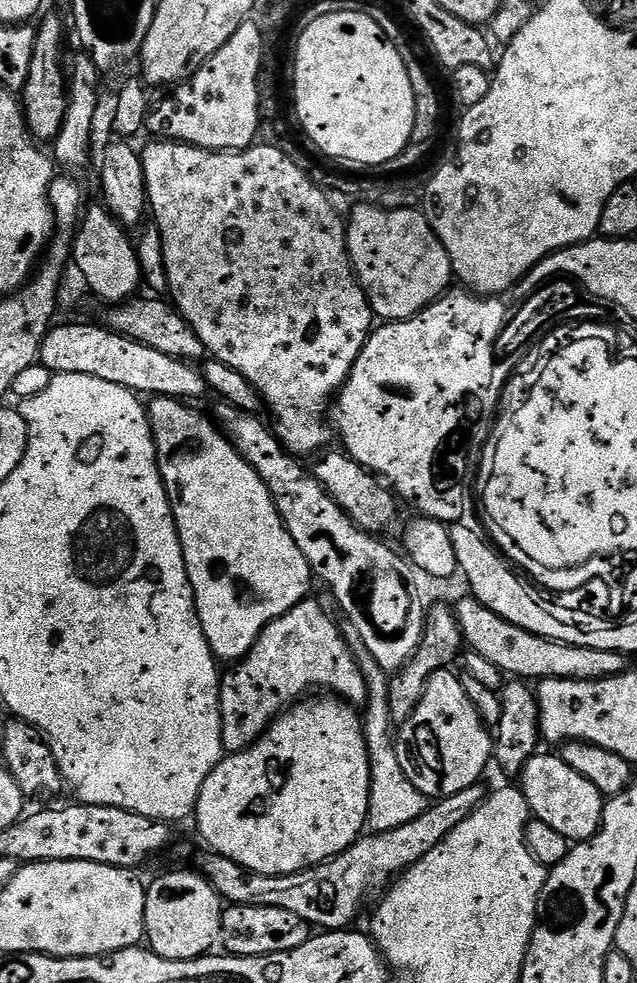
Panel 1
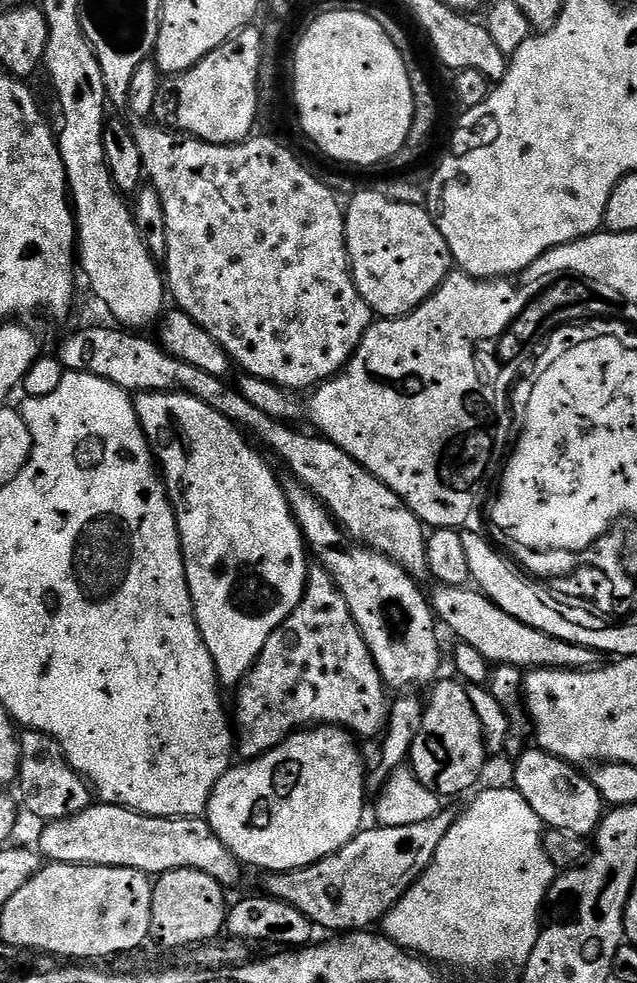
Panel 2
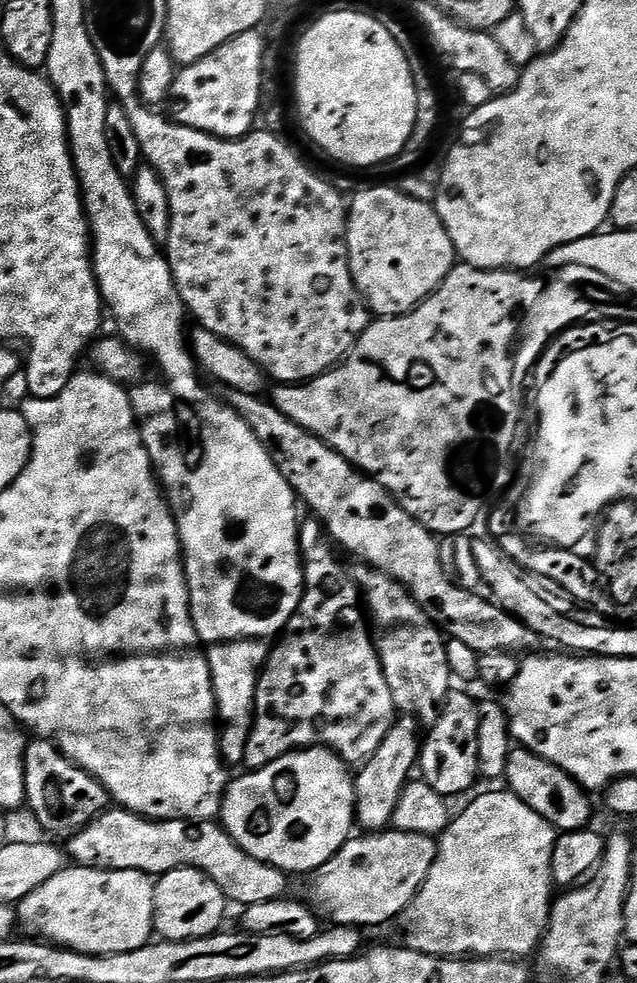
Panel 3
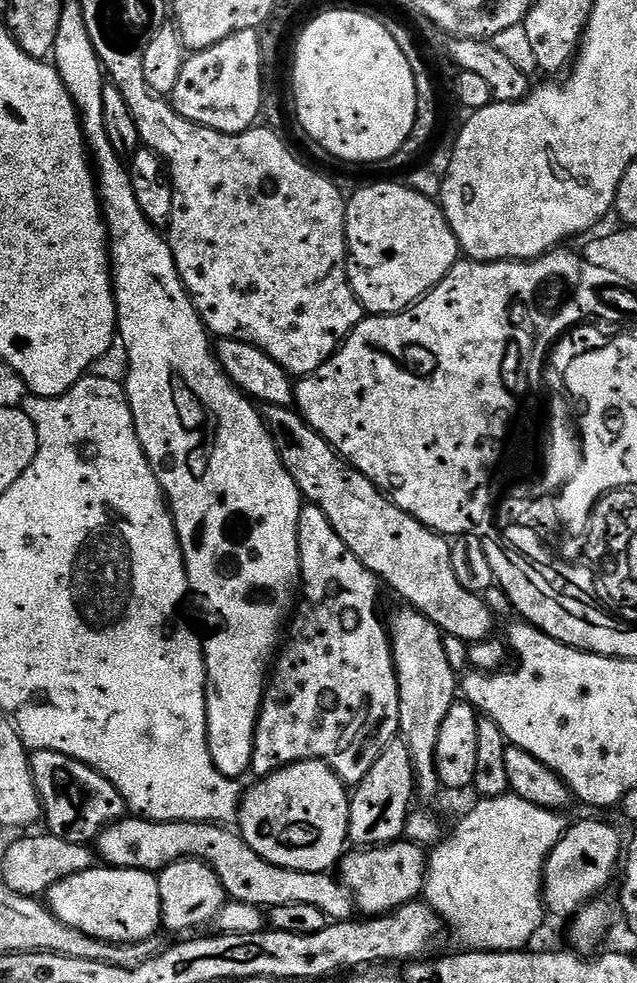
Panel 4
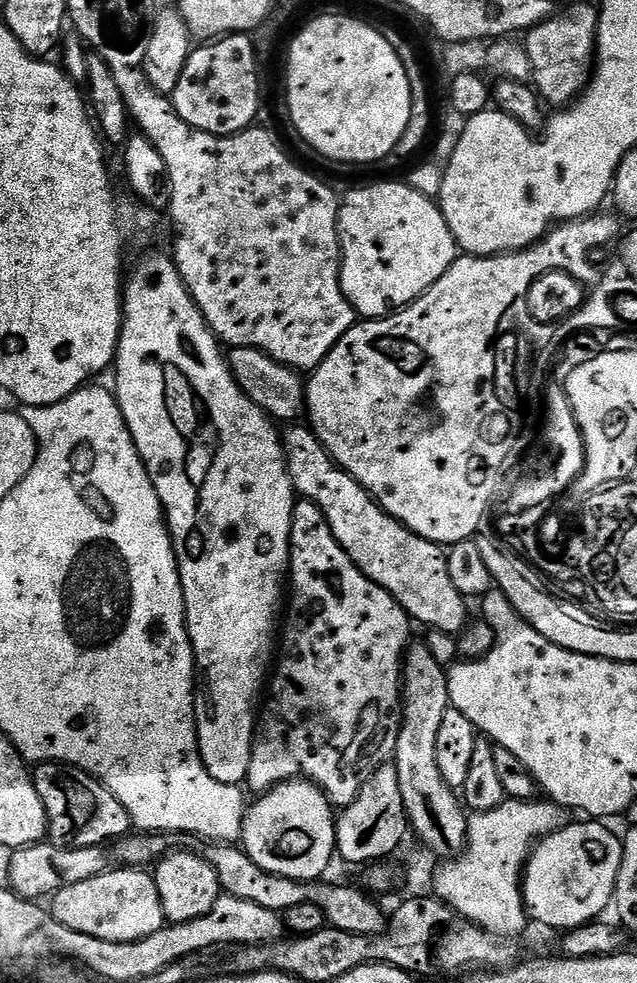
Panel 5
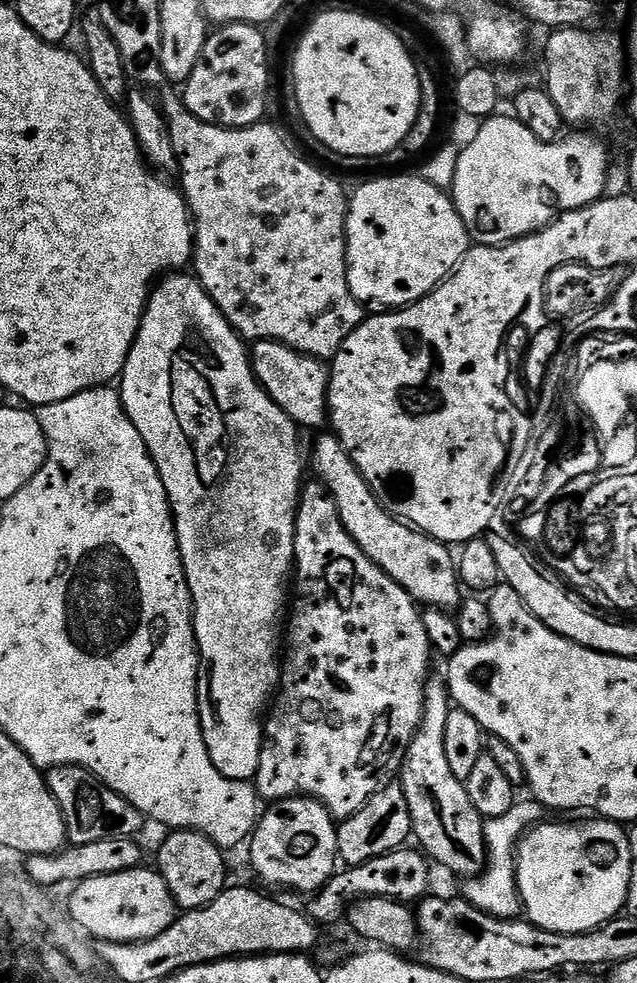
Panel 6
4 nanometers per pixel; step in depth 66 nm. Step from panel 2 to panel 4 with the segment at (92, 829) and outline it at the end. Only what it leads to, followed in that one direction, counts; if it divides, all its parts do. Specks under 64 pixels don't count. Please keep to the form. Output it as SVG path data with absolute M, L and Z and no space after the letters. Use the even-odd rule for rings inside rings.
M121 818L100 831L94 852L110 868L133 868L159 874L179 860L201 860L218 874L225 893L232 900L246 902L261 910L278 906L318 906L329 921L350 920L354 916L352 896L328 872L303 872L274 866L249 846L239 831L224 824L206 822L162 822L143 818Z

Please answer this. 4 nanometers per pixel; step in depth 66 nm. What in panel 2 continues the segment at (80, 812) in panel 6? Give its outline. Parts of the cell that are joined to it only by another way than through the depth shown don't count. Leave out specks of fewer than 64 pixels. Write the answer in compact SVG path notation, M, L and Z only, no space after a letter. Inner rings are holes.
M24 730L20 738L20 769L16 775L20 784L19 803L32 816L37 816L40 822L70 818L94 803L94 792L87 780L72 769L64 751L58 746L54 737L45 732Z

